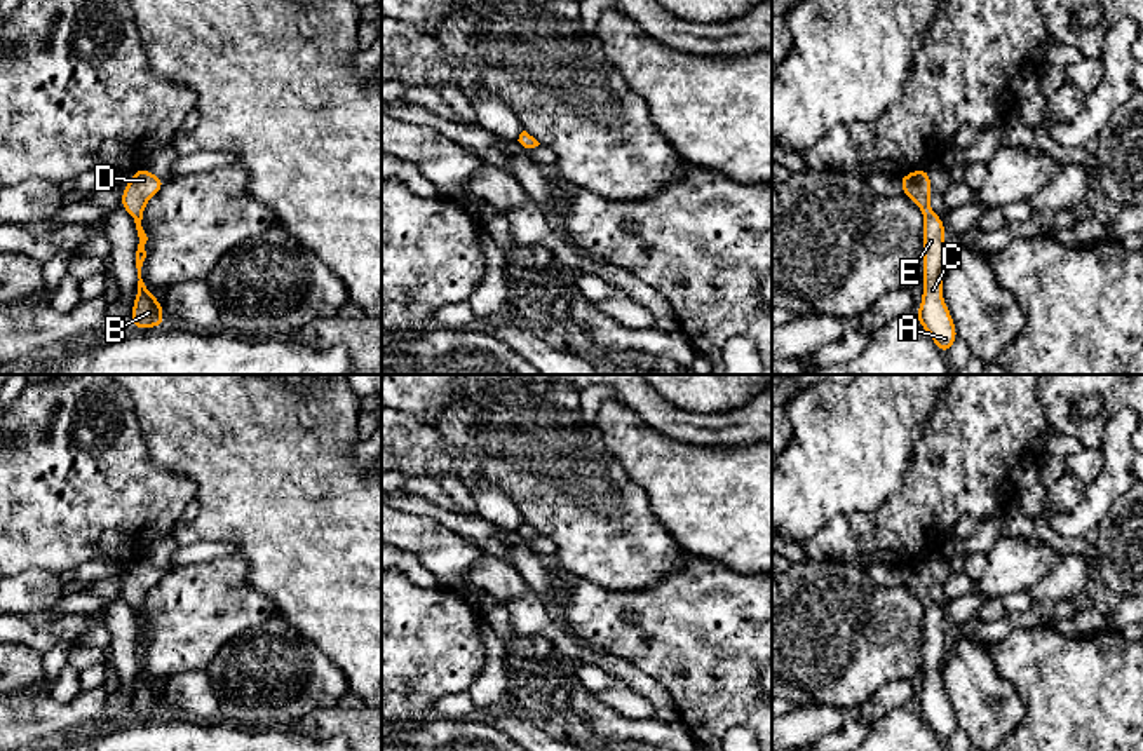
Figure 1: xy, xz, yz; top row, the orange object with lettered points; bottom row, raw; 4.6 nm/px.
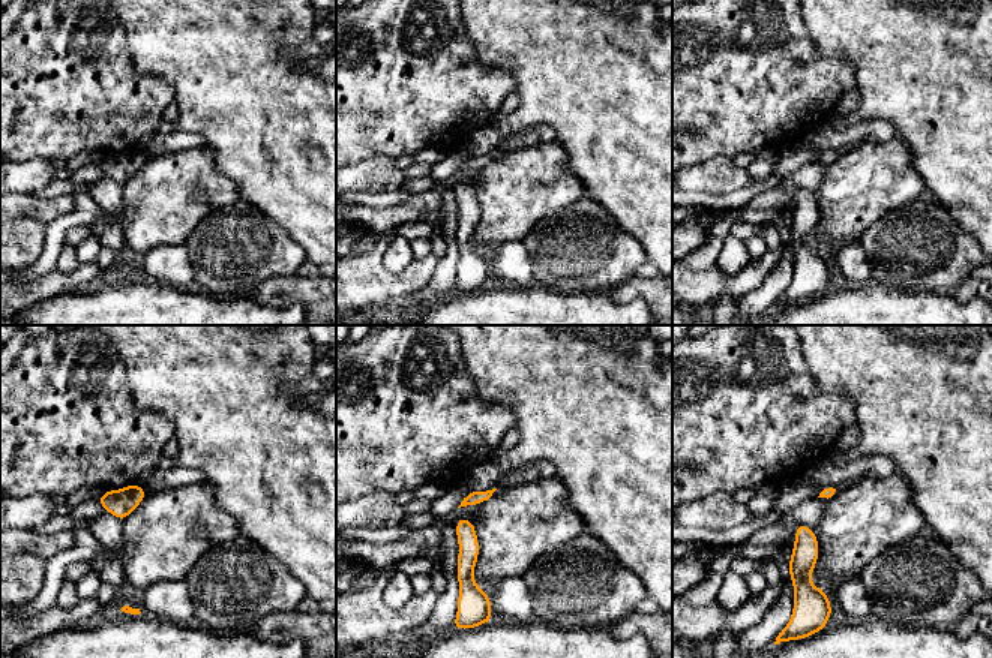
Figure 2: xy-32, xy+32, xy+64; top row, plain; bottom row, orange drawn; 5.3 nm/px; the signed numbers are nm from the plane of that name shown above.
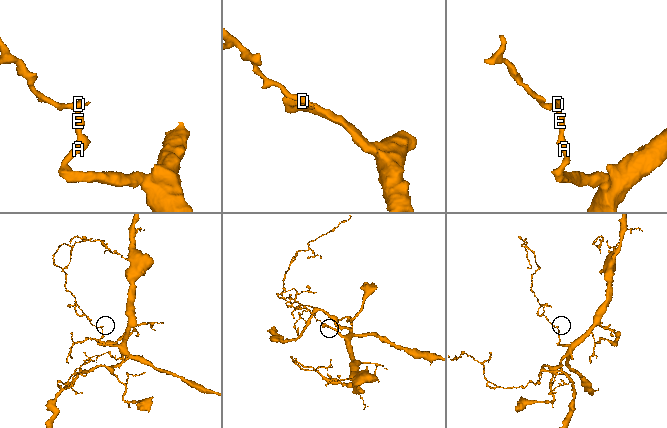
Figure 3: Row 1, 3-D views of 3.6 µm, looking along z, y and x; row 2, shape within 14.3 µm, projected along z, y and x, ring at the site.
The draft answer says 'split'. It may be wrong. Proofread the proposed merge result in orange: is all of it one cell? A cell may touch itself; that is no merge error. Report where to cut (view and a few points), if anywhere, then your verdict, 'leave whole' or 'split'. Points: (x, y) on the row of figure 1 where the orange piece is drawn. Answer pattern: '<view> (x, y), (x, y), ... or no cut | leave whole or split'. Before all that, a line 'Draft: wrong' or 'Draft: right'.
Draft: wrong
no cut | leave whole

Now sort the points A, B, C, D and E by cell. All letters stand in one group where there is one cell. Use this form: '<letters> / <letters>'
A B C D E

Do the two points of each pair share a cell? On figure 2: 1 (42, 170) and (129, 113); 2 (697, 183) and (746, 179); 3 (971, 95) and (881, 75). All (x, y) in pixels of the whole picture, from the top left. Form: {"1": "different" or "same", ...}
{"1": "different", "2": "same", "3": "same"}

